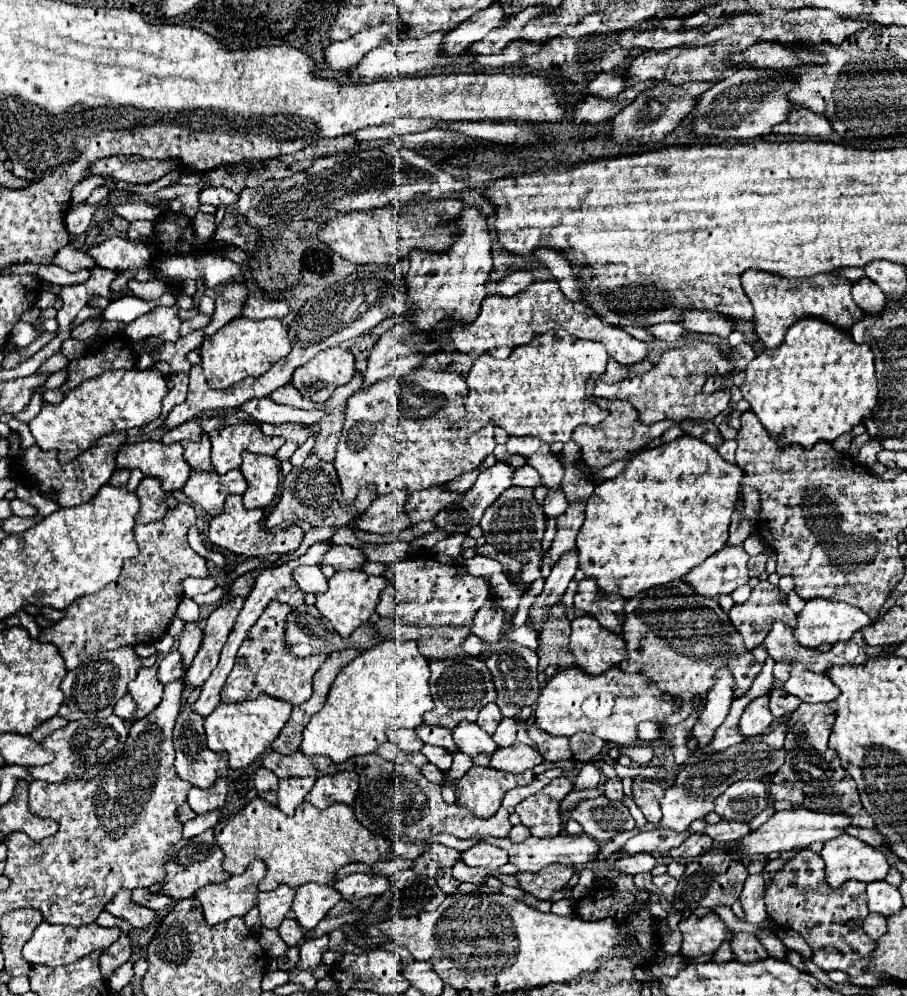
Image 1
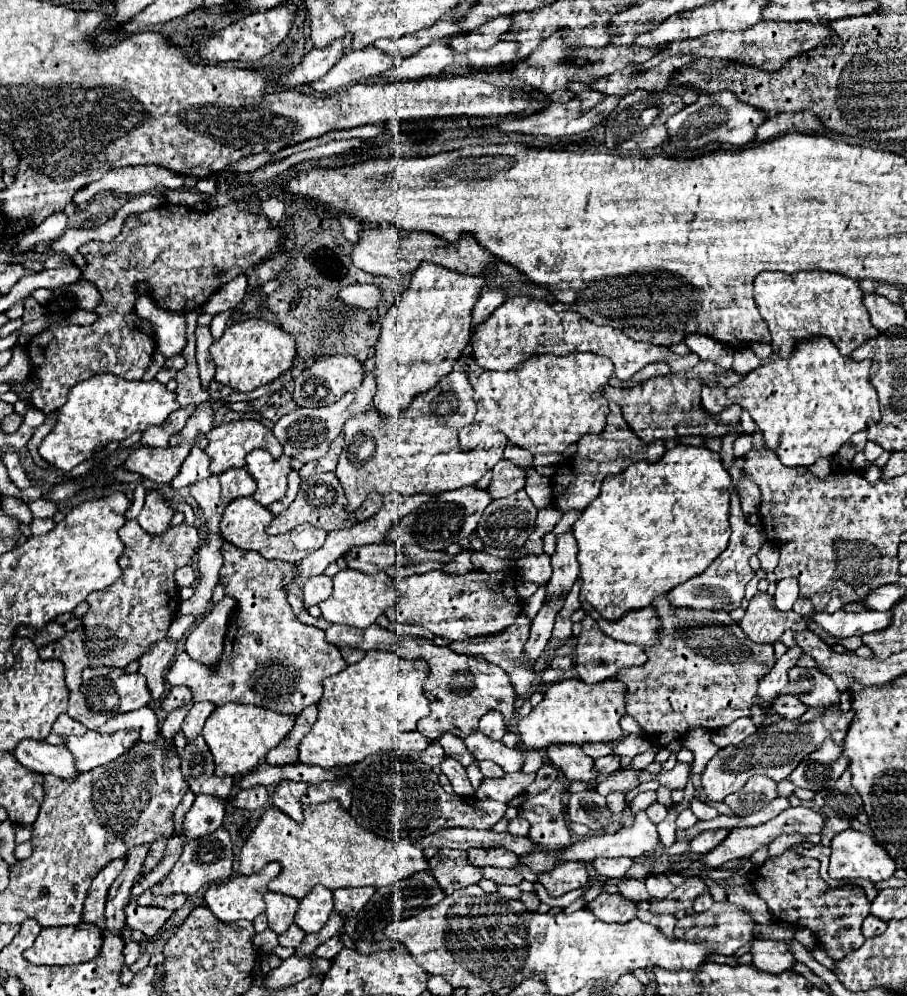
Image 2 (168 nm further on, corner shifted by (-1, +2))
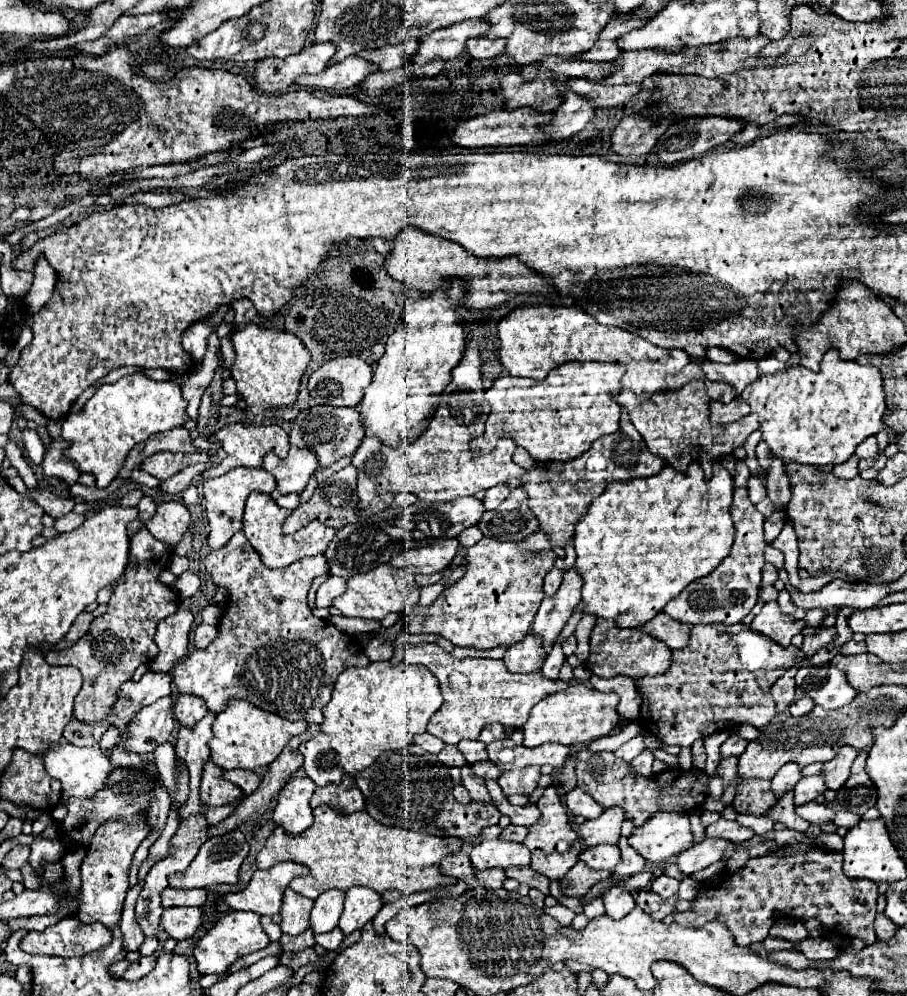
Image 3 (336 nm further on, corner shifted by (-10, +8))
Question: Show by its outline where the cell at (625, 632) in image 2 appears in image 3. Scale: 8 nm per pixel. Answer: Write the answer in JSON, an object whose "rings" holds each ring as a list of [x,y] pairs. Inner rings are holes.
{"rings":[[[665,613],[655,615],[655,619],[645,623],[641,629],[647,631],[649,635],[653,635],[655,639],[661,639],[663,643],[667,643],[671,649],[683,649],[683,647],[687,647],[689,635],[691,635],[691,625],[679,623],[679,621],[671,619]]]}

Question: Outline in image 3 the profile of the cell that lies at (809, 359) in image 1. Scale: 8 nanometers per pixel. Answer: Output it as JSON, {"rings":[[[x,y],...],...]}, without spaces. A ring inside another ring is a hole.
{"rings":[[[837,351],[825,353],[819,373],[805,367],[791,367],[787,371],[761,375],[759,381],[751,383],[743,395],[735,397],[729,405],[713,401],[709,419],[719,425],[729,425],[749,413],[761,417],[761,439],[775,457],[783,463],[815,467],[845,463],[863,439],[887,429],[883,423],[887,405],[881,373],[873,365],[841,361]]]}

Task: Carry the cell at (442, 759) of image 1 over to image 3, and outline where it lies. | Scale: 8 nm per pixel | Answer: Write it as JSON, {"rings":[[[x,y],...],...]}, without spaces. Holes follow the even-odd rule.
{"rings":[[[465,765],[465,767],[461,769],[461,775],[463,775],[463,785],[465,785],[465,789],[469,791],[469,795],[471,795],[473,801],[495,805],[493,799],[491,799],[491,795],[489,795],[489,791],[487,791],[487,787],[485,787],[485,781],[479,779],[479,777],[473,777],[471,771],[469,771],[469,765]]]}

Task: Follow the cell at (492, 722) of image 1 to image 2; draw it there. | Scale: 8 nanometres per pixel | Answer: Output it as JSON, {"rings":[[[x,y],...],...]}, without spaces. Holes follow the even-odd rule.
{"rings":[[[486,713],[482,719],[480,719],[480,731],[486,733],[490,739],[502,739],[502,735],[506,733],[506,725],[502,721],[502,715],[500,713]]]}

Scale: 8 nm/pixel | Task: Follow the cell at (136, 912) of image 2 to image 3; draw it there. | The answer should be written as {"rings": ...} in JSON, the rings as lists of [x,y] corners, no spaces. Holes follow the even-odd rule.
{"rings":[[[169,907],[161,915],[161,925],[177,941],[191,939],[201,929],[201,915],[199,907]]]}

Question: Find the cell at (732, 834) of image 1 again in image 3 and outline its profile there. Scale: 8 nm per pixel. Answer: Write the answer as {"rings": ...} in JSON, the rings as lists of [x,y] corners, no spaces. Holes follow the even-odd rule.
{"rings":[[[821,775],[801,779],[797,783],[797,787],[793,789],[795,805],[803,805],[803,803],[809,803],[809,801],[815,801],[819,795],[825,793],[825,789],[827,789],[827,785],[825,785],[825,779]]]}

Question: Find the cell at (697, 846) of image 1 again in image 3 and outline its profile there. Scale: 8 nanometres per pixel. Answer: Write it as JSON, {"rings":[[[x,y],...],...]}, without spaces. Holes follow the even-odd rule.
{"rings":[[[721,817],[717,823],[709,825],[709,827],[705,829],[705,833],[707,833],[707,837],[727,839],[727,841],[731,841],[731,843],[735,843],[735,845],[739,845],[739,843],[749,841],[749,839],[755,837],[755,831],[753,831],[753,829],[747,829],[747,827],[739,825],[737,821],[727,821],[727,819],[723,819],[723,817]]]}

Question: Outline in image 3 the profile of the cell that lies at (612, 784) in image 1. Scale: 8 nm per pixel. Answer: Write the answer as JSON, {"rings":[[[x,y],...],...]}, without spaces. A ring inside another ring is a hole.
{"rings":[[[609,807],[599,815],[599,819],[587,819],[583,825],[579,825],[579,837],[587,847],[595,847],[601,843],[617,845],[621,835],[621,823],[623,823],[623,809],[621,807]]]}

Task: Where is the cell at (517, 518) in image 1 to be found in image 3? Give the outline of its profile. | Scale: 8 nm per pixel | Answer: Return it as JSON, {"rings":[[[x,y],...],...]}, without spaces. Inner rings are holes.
{"rings":[[[517,487],[511,491],[507,499],[519,499],[519,505],[515,505],[513,511],[487,511],[479,519],[477,527],[483,531],[485,537],[495,537],[503,541],[519,541],[527,535],[539,531],[539,523],[531,509],[527,507],[527,495],[523,493],[523,487]]]}

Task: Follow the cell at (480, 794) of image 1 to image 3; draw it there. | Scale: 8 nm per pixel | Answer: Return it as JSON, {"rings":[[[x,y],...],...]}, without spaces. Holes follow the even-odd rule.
{"rings":[[[533,765],[533,767],[523,767],[523,769],[503,773],[499,777],[499,785],[505,795],[511,795],[511,793],[529,795],[537,787],[539,777],[541,777],[541,771],[537,765]]]}

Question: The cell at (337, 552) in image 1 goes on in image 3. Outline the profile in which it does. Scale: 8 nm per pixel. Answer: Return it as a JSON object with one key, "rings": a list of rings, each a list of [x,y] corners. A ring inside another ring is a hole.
{"rings":[[[441,539],[435,545],[427,545],[421,549],[413,549],[413,551],[395,555],[391,559],[391,565],[401,567],[411,575],[441,573],[451,565],[453,557],[457,555],[457,547],[459,547],[459,543],[455,539]]]}

